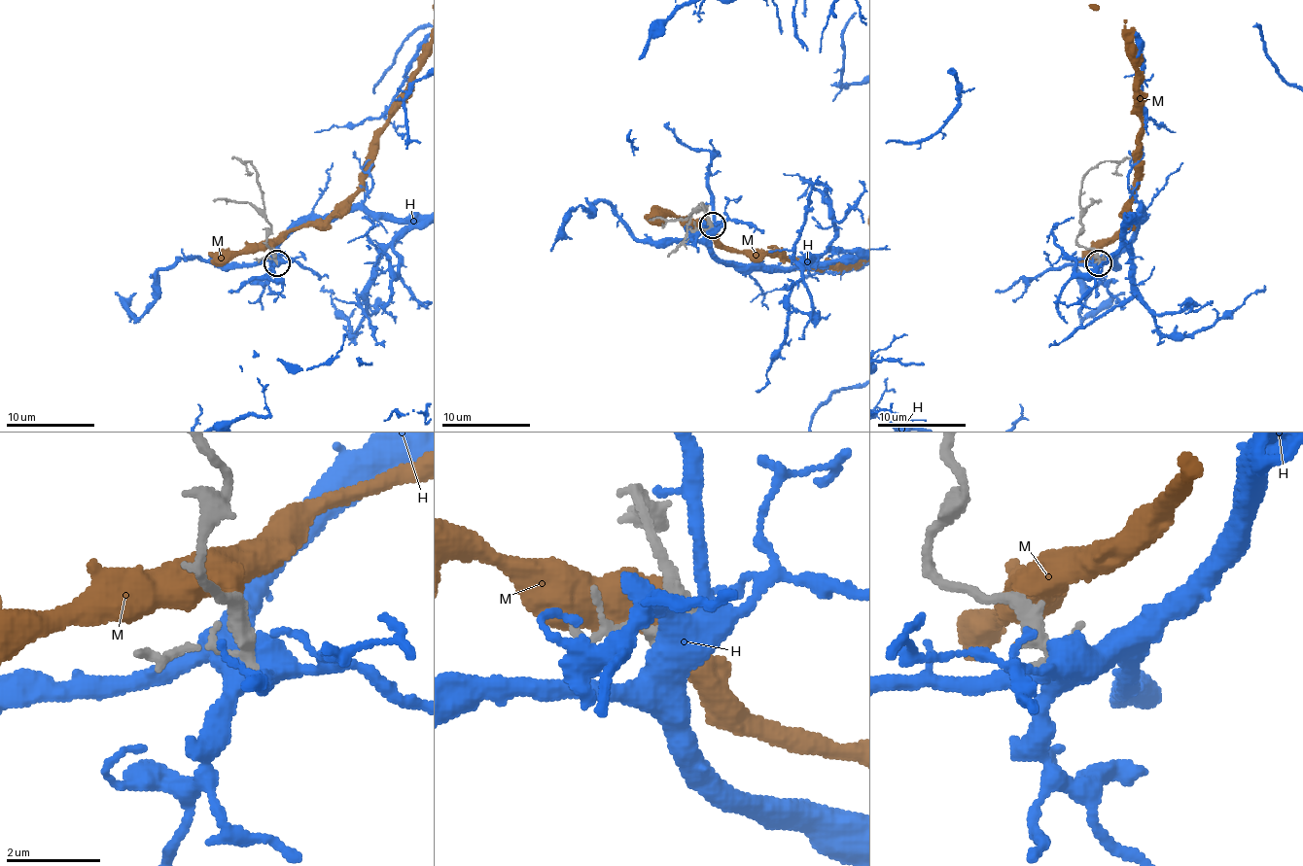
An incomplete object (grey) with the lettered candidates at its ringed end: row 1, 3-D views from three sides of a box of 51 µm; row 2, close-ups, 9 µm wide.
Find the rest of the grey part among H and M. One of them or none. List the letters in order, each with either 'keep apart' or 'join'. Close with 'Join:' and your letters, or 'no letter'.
H: keep apart
M: keep apart
Join: no letter

